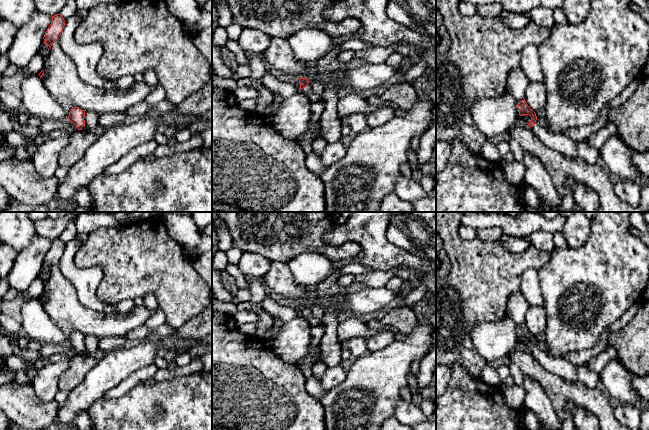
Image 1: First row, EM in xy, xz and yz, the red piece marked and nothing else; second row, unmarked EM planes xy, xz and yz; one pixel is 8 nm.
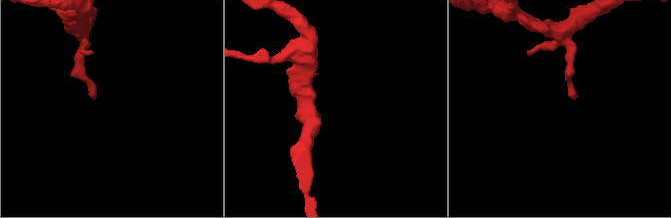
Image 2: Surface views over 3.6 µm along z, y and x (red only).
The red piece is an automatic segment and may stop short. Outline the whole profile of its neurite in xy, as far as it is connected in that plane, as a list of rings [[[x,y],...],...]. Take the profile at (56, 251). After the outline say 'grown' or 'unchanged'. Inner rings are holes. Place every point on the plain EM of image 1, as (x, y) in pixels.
[[[56,238],[52,240],[51,248],[48,251],[43,261],[44,268],[46,270],[49,270],[50,273],[51,273],[53,266],[56,265],[60,261],[65,250],[65,246],[66,245],[61,241],[60,238]]] | unchanged

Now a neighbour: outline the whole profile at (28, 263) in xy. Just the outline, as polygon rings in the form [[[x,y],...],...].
[[[36,235],[24,250],[17,253],[14,265],[7,277],[10,288],[18,293],[27,291],[31,283],[39,276],[51,245],[51,240]]]

